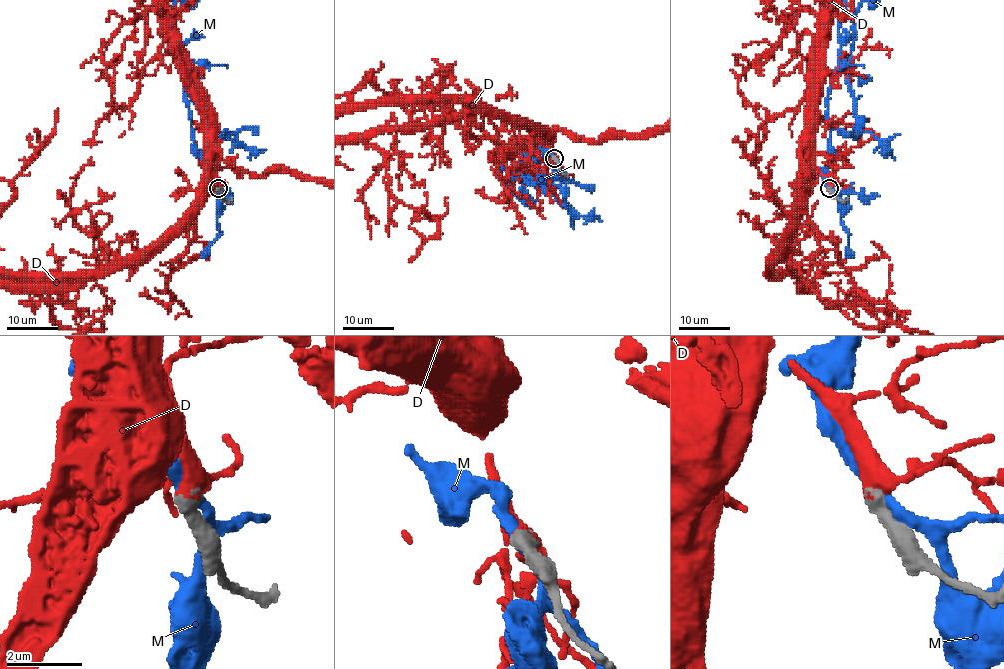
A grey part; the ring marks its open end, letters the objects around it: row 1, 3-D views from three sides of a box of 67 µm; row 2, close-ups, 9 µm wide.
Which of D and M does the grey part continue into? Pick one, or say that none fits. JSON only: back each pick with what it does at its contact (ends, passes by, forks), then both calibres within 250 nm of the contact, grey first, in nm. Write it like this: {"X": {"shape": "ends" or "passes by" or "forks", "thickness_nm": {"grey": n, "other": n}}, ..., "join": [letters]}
{"D": {"shape": "forks", "thickness_nm": {"grey": 480, "other": 340}}, "join": ["D"]}

